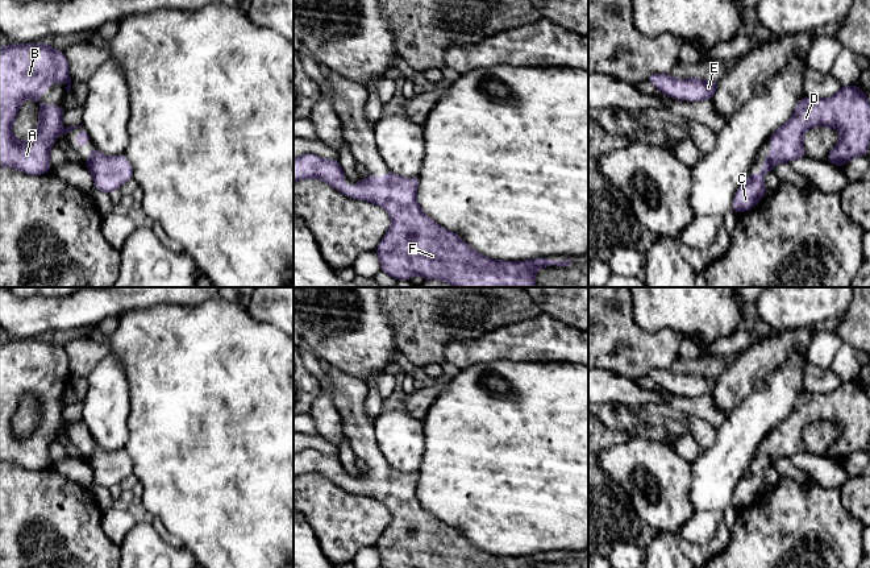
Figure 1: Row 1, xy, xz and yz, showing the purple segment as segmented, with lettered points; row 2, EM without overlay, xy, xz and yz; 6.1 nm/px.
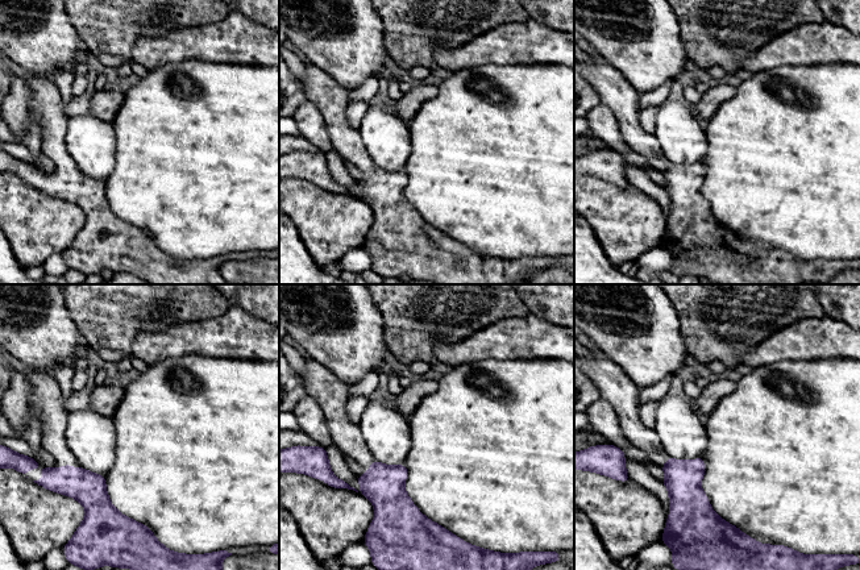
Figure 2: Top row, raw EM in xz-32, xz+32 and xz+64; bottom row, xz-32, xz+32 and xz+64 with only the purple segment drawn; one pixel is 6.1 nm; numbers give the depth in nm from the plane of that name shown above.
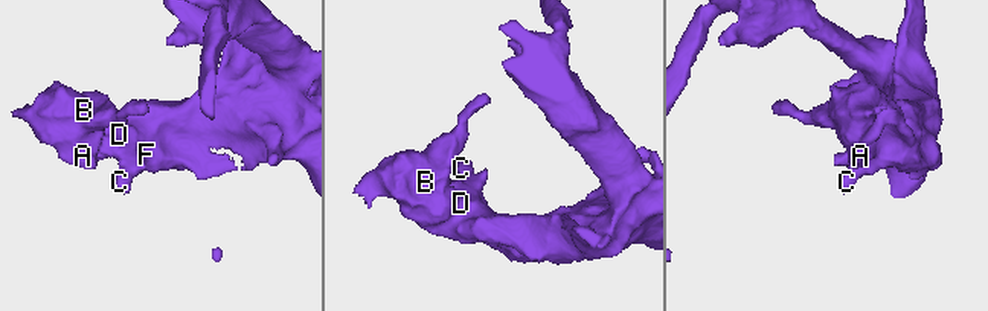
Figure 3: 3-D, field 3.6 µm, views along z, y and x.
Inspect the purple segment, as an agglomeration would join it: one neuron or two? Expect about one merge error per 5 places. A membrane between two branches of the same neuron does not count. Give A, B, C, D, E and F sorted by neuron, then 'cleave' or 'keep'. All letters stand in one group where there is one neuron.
A B C D E F | keep

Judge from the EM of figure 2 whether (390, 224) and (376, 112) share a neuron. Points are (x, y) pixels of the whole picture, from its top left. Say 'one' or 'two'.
two

